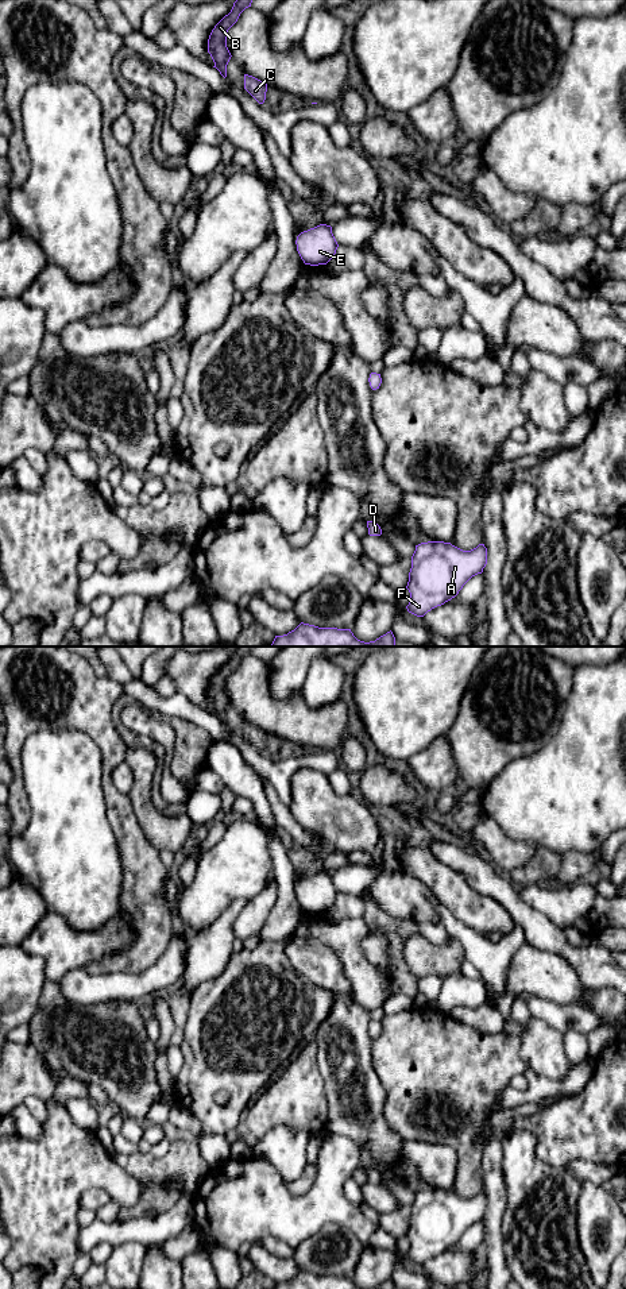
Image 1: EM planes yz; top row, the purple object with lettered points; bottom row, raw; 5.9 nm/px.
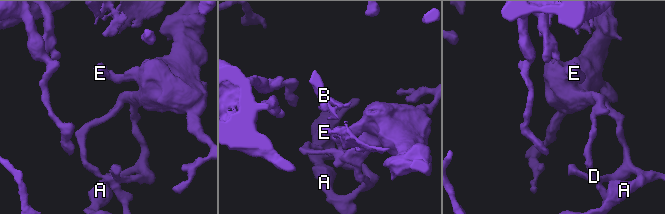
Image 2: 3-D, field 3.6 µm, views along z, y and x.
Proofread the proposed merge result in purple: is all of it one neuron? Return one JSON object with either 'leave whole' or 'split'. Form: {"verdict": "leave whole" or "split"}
{"verdict": "leave whole"}

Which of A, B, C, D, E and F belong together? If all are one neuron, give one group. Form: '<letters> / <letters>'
A B C D E F

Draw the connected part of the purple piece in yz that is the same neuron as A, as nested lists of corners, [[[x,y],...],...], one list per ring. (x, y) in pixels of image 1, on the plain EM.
[[[444,1189],[416,1193],[406,1234],[410,1240],[407,1259],[424,1265],[432,1257],[451,1249],[472,1224],[483,1220],[486,1212],[484,1192],[471,1199]]]

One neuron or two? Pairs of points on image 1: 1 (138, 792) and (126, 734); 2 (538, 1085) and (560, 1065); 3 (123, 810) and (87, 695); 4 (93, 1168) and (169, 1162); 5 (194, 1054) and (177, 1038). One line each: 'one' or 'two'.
1: two
2: two
3: one
4: two
5: two

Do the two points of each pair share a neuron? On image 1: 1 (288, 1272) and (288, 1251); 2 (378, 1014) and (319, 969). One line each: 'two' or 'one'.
1: two
2: two

